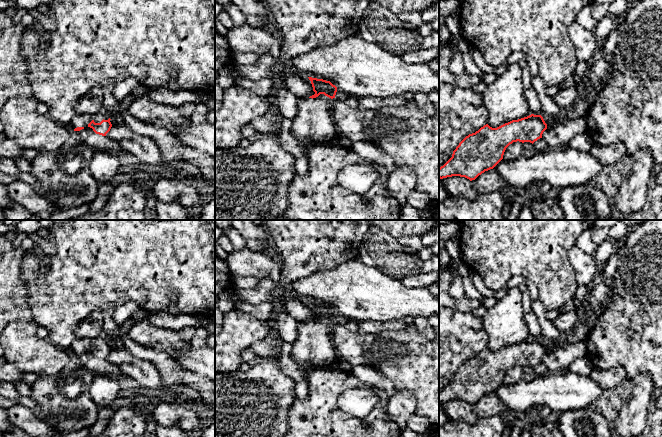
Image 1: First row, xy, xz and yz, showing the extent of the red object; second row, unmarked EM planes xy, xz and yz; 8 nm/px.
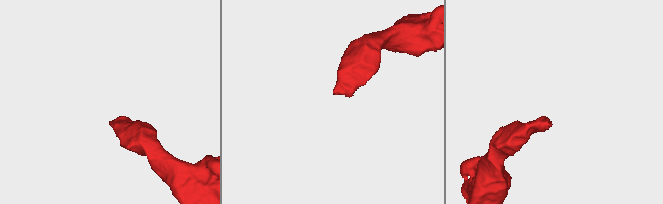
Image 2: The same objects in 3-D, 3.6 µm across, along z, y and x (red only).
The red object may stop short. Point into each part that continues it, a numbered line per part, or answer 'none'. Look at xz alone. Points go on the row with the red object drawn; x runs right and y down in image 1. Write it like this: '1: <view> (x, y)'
1: xz (313, 125)

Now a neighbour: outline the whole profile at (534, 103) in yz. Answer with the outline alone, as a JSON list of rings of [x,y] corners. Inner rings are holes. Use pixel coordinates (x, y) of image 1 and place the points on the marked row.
[[[522,68],[522,84],[531,114],[541,115],[541,102],[532,85],[531,78],[532,77],[529,68]]]

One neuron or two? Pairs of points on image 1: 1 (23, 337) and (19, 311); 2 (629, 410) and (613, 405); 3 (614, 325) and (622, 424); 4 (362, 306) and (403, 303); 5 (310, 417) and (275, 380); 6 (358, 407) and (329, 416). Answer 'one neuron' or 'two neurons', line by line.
1: two neurons
2: two neurons
3: two neurons
4: one neuron
5: two neurons
6: two neurons

